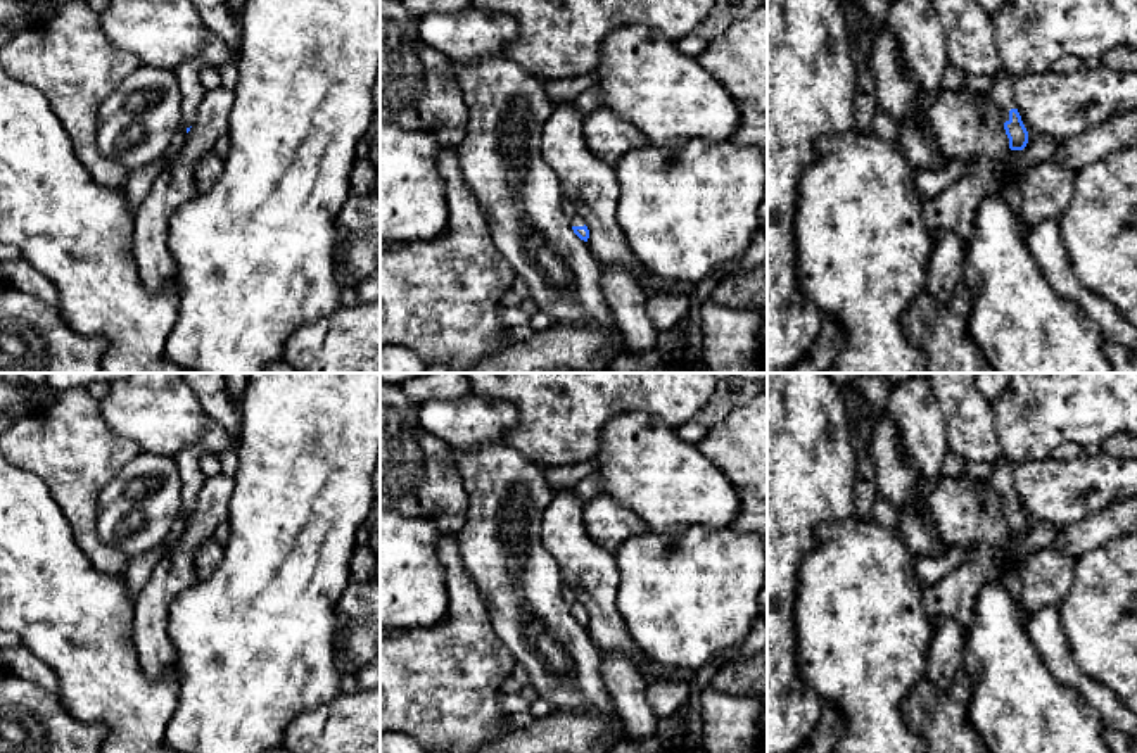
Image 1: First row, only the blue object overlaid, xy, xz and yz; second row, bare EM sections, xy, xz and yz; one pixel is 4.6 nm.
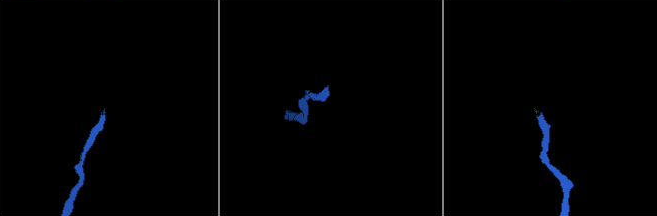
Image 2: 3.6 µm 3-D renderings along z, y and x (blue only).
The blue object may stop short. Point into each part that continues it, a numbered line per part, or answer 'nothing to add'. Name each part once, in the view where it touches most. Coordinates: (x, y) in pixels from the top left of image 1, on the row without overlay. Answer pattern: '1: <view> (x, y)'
1: yz (966, 415)

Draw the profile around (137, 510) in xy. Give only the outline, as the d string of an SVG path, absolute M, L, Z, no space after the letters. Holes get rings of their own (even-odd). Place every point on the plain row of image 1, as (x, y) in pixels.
M140 452L98 496L97 534L135 558L161 549L181 509L173 456Z

